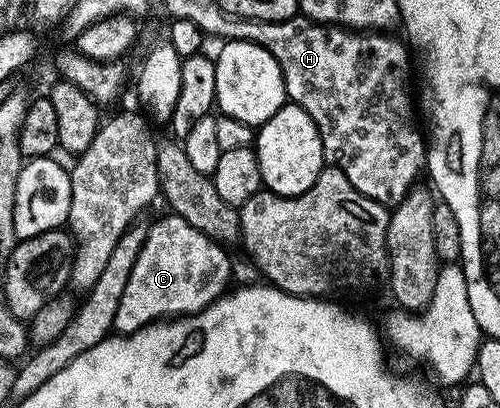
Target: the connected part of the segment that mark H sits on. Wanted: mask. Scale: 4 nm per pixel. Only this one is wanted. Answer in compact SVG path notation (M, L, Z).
M308 19L256 21L256 41L274 56L282 68L287 98L302 108L312 123L316 123L325 164L344 171L344 175L348 175L348 183L352 183L356 191L385 206L402 201L410 192L418 172L423 172L428 148L423 130L421 133L414 122L414 105L406 86L408 78L398 75L402 71L412 71L412 61L406 58L407 46L388 37L355 35L342 27L330 27L328 35L324 35L324 27L318 23L308 27Z

